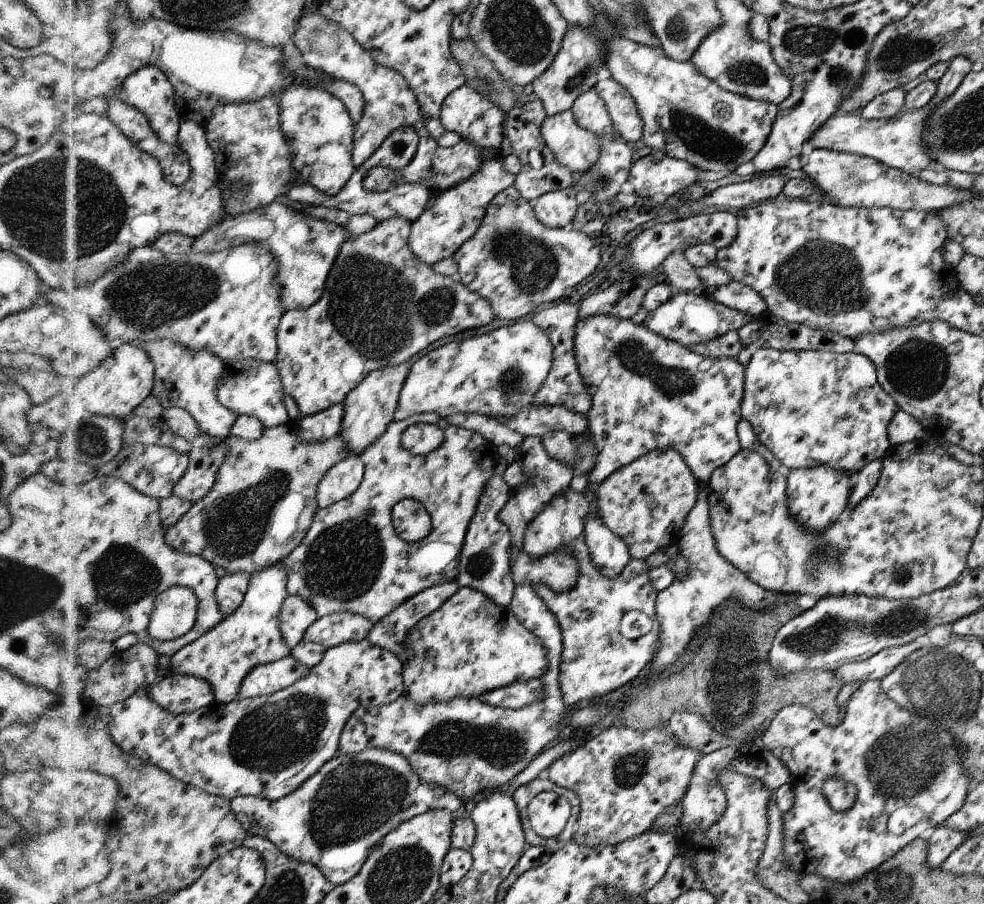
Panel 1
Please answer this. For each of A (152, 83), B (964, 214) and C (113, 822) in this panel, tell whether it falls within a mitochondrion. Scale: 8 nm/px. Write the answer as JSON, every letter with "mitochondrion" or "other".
{"A":"other","B":"other","C":"other"}

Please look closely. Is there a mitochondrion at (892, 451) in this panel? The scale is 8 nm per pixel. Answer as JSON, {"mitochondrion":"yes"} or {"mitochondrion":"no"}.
{"mitochondrion":"no"}

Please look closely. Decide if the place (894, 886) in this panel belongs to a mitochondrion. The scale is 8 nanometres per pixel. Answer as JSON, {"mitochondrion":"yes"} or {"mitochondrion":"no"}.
{"mitochondrion":"yes"}

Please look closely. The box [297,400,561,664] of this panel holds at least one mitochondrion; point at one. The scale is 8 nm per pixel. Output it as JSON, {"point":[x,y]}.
{"point":[481,566]}

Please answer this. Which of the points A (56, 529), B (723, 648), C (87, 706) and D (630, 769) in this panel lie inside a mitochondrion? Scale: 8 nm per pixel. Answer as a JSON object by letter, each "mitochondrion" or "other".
{"A":"other","B":"other","C":"other","D":"mitochondrion"}

